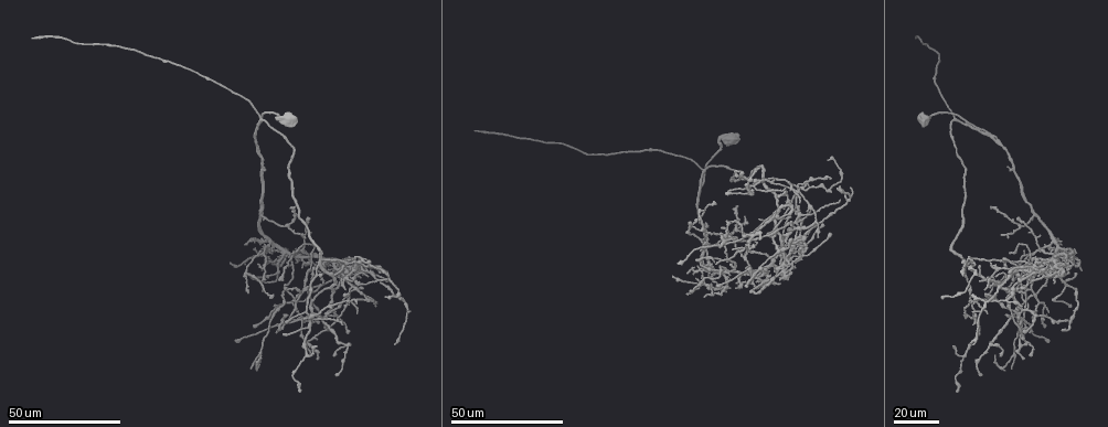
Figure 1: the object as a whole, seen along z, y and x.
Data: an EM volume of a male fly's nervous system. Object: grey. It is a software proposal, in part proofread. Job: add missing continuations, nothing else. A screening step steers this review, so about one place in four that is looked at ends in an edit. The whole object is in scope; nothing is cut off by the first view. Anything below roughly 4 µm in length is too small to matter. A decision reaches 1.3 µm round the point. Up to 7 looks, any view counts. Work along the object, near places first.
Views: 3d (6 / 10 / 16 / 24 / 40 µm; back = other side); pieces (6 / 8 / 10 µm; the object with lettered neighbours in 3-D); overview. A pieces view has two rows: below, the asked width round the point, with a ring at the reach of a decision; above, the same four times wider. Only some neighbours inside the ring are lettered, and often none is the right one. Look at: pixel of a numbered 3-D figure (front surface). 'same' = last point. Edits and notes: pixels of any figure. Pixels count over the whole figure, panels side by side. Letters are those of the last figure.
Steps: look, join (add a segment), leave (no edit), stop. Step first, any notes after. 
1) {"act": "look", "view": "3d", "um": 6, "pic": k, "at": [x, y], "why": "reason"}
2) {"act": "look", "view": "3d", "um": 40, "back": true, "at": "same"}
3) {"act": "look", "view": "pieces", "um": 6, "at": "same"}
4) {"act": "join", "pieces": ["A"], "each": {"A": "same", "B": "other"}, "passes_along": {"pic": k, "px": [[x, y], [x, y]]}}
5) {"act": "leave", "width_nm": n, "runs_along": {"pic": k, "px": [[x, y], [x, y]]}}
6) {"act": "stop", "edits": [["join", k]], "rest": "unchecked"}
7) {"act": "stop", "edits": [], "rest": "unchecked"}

{"act": "look", "view": "3d", "um": 24, "pic": 1, "at": [959, 390], "why": "branch stops here"}

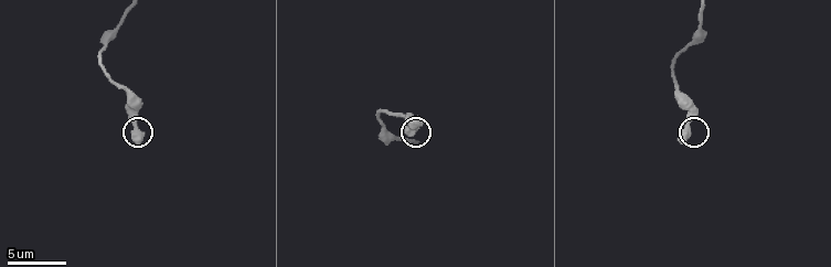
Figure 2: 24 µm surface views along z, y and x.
{"act": "look", "view": "pieces", "um": 6, "pic": 2, "at": [137, 139]}

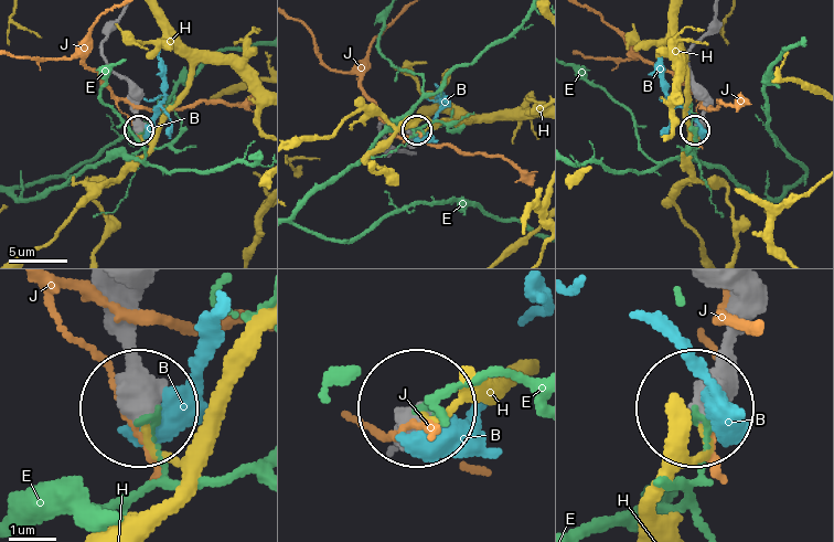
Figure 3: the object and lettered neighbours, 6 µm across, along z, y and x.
{"act": "leave", "each": {"B": "other", "E": "other", "H": "other", "J": "other"}, "runs_along": {"pic": 3, "px": [[715, 289], [727, 361], [695, 404]]}, "found": "none of them fits"}

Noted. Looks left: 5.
{"act": "look", "view": "3d", "um": 40, "pic": 1, "at": [688, 274], "why": "free end"}

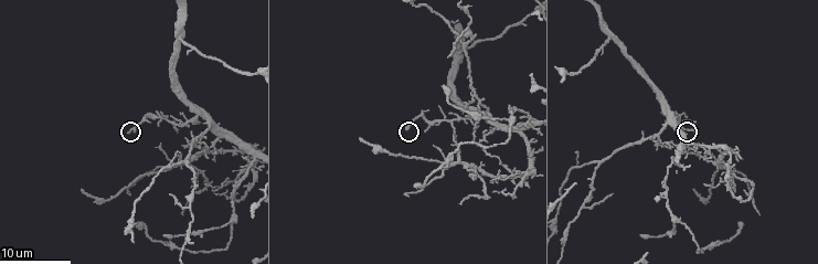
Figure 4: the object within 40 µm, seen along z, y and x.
{"act": "look", "view": "3d", "um": 10, "pic": 4, "at": [127, 133]}

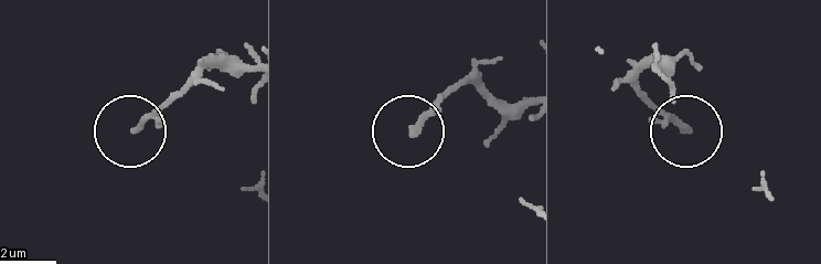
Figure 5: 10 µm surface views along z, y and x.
{"act": "look", "view": "pieces", "um": 6, "pic": 5, "at": [412, 133]}

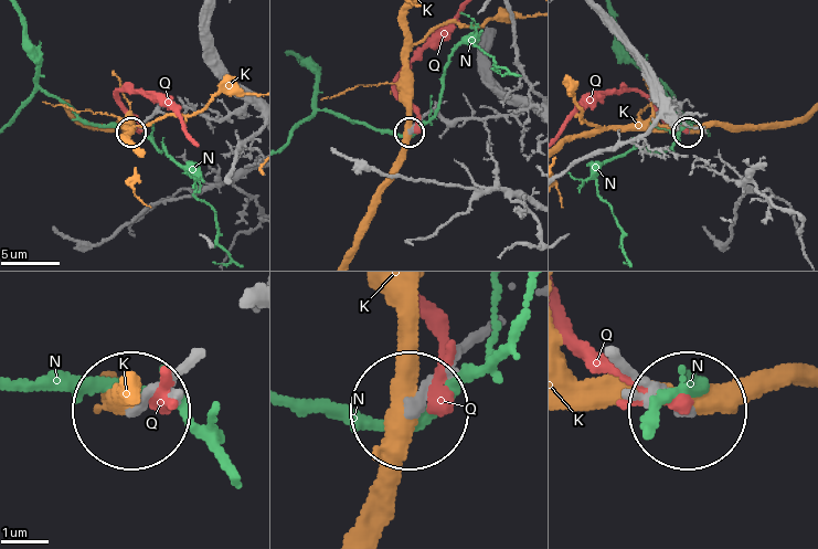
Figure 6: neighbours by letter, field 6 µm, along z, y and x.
{"act": "leave", "each": {"K": "other", "N": "other", "Q": "other"}, "runs_along": {"pic": 6, "px": [[194, 357], [139, 412]]}, "found": "no lettered segment goes on from it"}

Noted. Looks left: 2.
{"act": "look", "view": "3d", "um": 24, "pic": 1, "at": [760, 276], "why": "tapers out"}

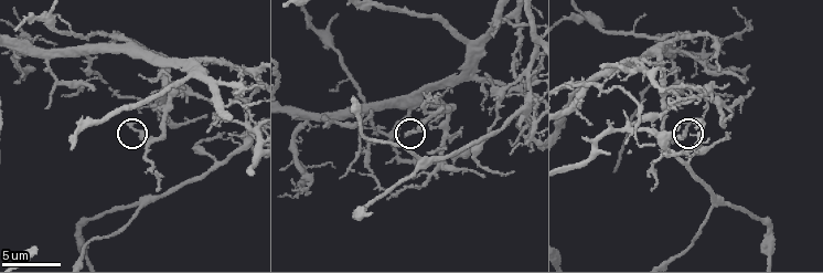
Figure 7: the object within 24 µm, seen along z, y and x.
{"act": "look", "view": "pieces", "um": 10, "pic": 7, "at": [405, 133]}

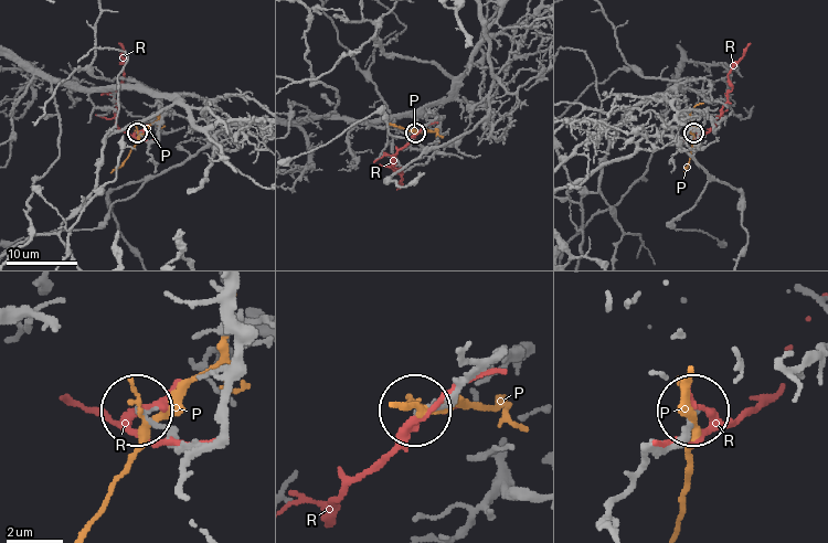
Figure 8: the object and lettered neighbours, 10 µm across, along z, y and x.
{"act": "leave", "each": {"P": "other", "R": "other"}, "found": "none of them fits"}

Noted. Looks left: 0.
{"act": "stop", "edits": [], "rest": "unchecked"}

